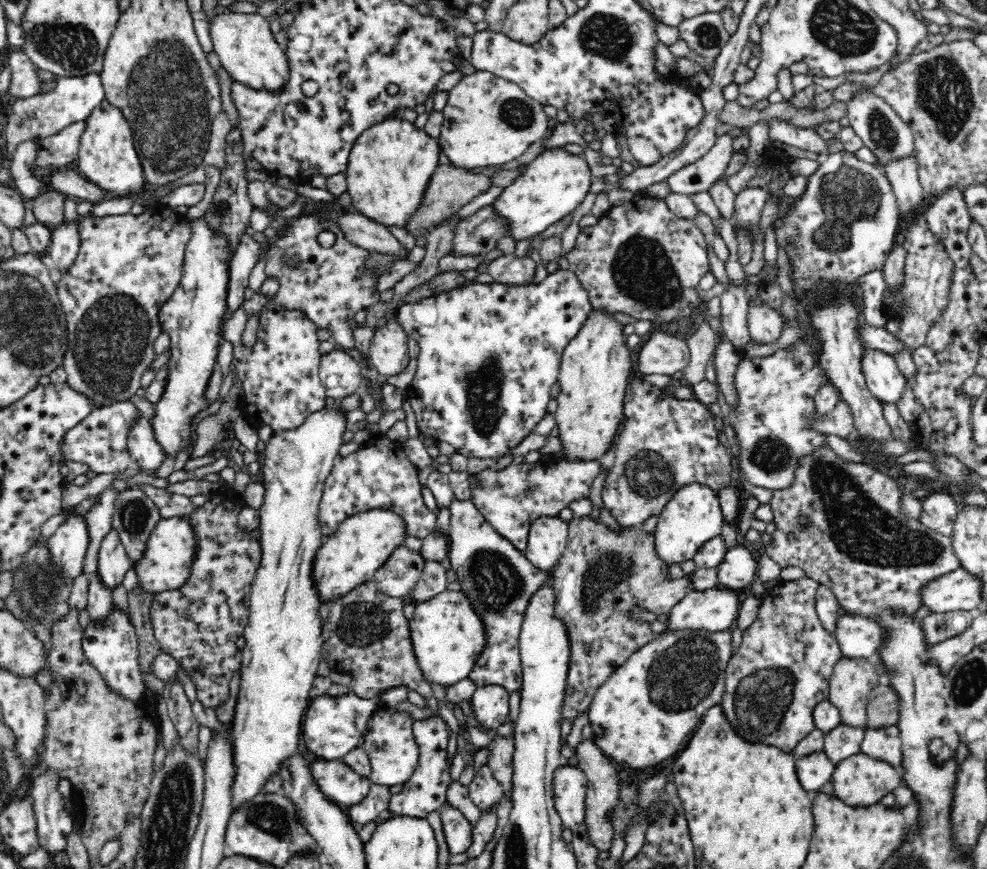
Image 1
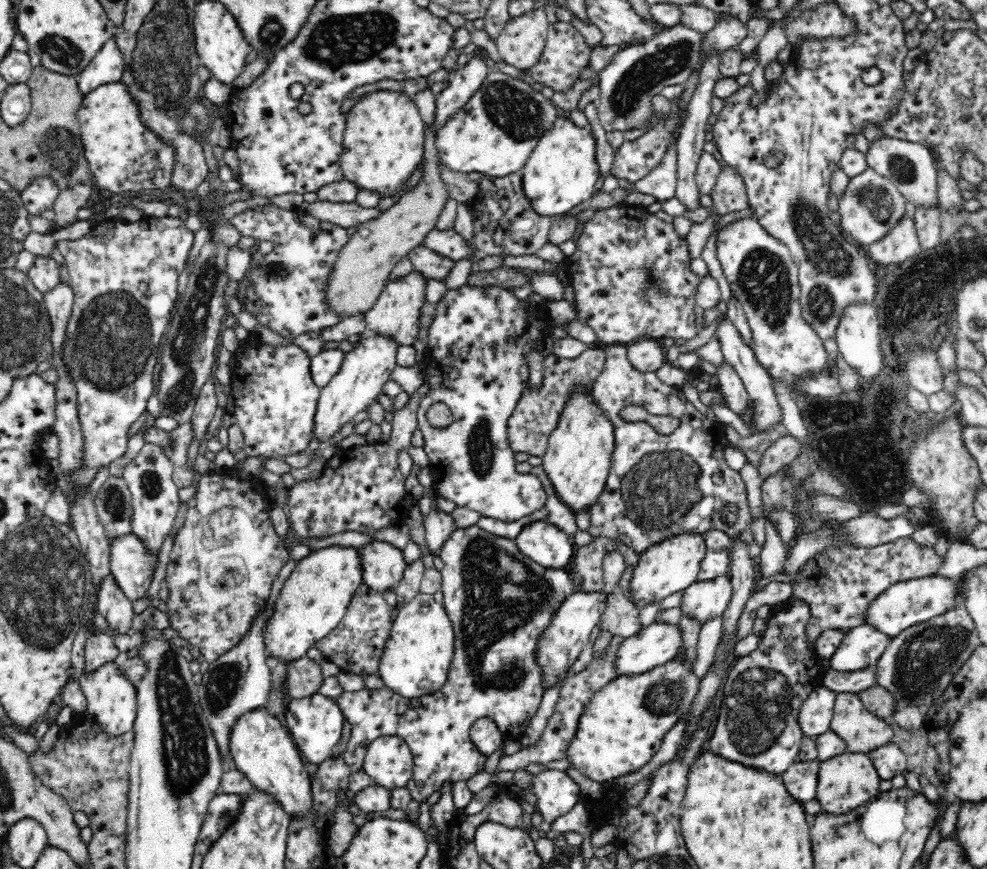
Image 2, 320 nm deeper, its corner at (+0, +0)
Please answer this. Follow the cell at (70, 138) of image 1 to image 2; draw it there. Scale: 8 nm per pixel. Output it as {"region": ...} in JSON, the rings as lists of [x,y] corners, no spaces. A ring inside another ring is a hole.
{"region":[[[42,173],[32,177],[32,180],[19,191],[29,214],[40,215],[52,208],[60,189],[52,176]]]}

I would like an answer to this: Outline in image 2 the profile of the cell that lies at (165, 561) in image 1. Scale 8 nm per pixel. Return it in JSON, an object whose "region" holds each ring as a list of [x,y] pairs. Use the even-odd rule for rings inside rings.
{"region":[[[133,534],[112,541],[110,552],[111,573],[122,591],[133,601],[145,598],[158,568],[158,554]]]}

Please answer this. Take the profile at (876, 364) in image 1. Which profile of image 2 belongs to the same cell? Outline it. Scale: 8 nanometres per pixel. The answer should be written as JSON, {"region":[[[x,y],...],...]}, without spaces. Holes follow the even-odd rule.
{"region":[[[853,305],[847,310],[837,331],[836,343],[845,364],[864,382],[872,382],[884,368],[884,354],[880,342],[880,322],[875,308],[870,305]]]}

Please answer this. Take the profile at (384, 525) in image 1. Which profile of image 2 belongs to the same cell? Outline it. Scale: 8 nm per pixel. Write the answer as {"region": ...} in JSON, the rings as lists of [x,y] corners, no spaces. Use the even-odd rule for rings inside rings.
{"region":[[[340,544],[313,550],[293,566],[264,631],[264,644],[270,651],[269,658],[288,659],[290,662],[304,658],[315,642],[340,624],[356,590],[363,583],[364,576],[360,549]]]}

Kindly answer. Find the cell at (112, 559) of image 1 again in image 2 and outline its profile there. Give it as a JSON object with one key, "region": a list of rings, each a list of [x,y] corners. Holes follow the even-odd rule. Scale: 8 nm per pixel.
{"region":[[[108,573],[99,584],[95,594],[96,611],[108,622],[110,632],[130,634],[132,632],[133,600],[126,596],[116,583],[114,575]]]}

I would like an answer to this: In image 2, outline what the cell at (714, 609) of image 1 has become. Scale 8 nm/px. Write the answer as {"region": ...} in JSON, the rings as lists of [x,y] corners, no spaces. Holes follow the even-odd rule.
{"region":[[[655,620],[634,636],[626,637],[620,646],[618,663],[620,675],[635,675],[652,670],[680,658],[684,637],[679,623]]]}

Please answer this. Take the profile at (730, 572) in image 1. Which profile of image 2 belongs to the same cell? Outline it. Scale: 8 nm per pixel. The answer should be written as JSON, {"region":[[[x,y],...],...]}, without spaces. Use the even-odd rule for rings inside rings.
{"region":[[[730,574],[716,578],[696,581],[684,590],[680,609],[703,623],[709,618],[723,614],[730,604],[734,592]]]}

